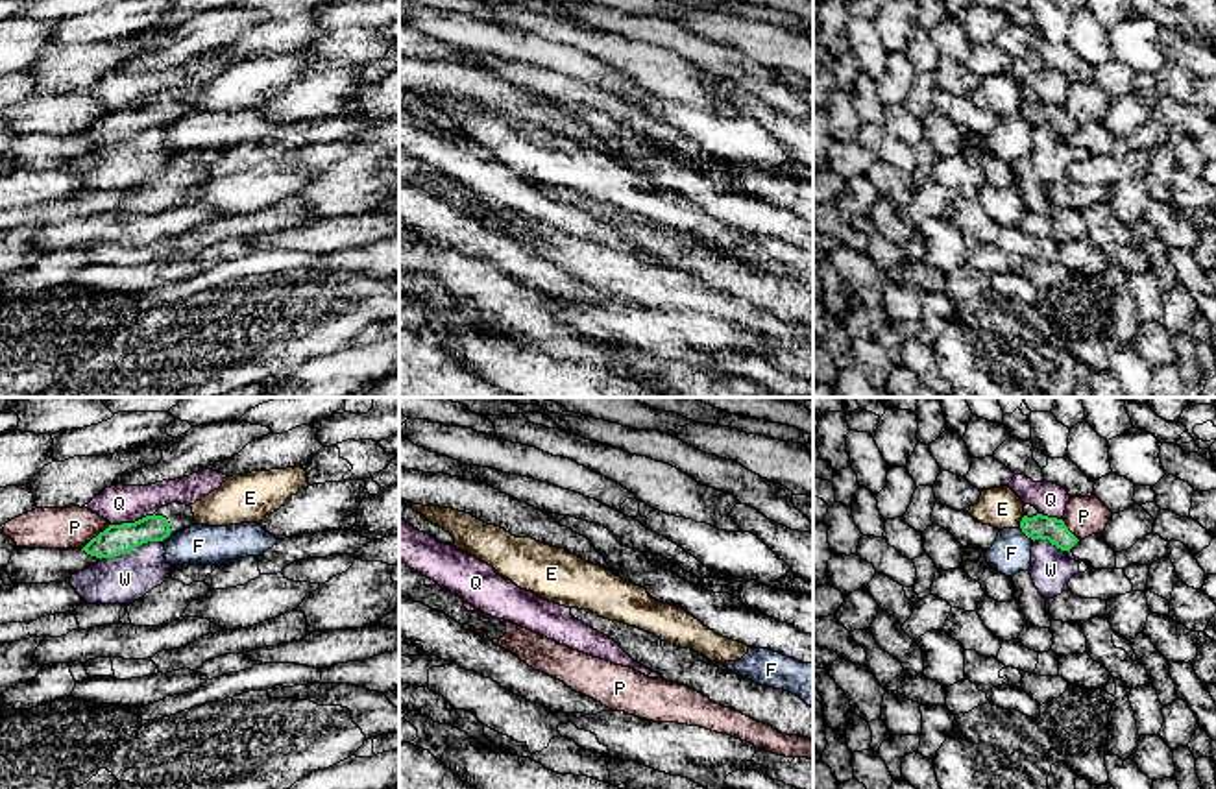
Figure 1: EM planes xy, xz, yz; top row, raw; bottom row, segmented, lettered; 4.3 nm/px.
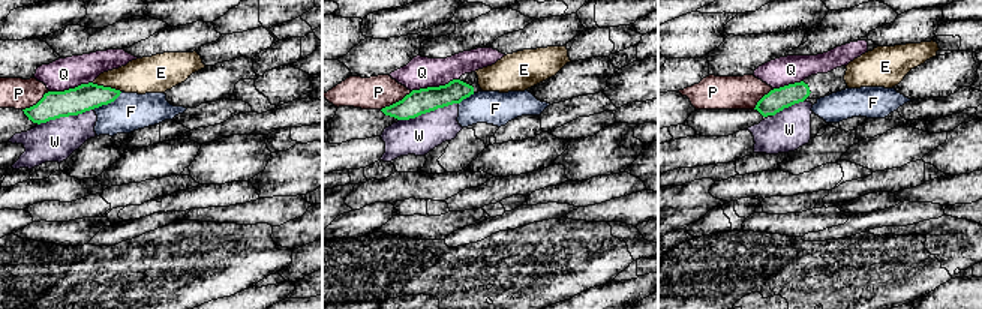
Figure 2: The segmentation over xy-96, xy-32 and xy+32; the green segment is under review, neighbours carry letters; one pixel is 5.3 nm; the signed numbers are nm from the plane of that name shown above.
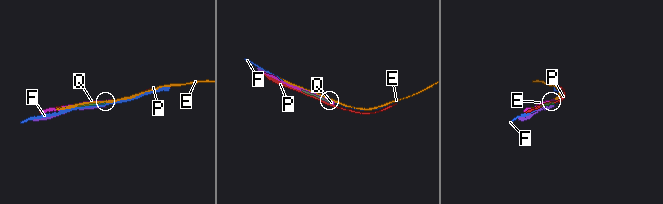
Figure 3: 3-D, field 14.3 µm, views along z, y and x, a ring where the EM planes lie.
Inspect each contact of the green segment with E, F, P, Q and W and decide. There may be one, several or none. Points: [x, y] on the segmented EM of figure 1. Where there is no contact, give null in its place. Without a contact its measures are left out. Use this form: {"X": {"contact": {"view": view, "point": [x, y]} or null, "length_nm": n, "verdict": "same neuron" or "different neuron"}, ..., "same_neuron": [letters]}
{"E": {"contact": {"view": "yz", "point": [1021, 521]}, "length_nm": 50, "verdict": "different neuron"}, "F": {"contact": {"view": "yz", "point": [1026, 534]}, "length_nm": 90, "verdict": "different neuron"}, "P": {"contact": {"view": "xy", "point": [97, 536]}, "length_nm": 170, "verdict": "different neuron"}, "Q": {"contact": {"view": "xy", "point": [132, 523]}, "length_nm": 200, "verdict": "different neuron"}, "W": {"contact": {"view": "xy", "point": [133, 547]}, "length_nm": 260, "verdict": "different neuron"}, "same_neuron": []}

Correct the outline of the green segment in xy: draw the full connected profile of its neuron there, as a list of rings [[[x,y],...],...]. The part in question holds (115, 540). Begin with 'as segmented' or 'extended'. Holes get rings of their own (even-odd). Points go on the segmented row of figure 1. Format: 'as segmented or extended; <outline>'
extended; [[[172,503],[161,506],[153,516],[146,516],[135,523],[109,525],[81,551],[96,558],[115,558],[142,543],[163,541],[164,538],[194,525],[196,521],[192,508],[187,504]]]

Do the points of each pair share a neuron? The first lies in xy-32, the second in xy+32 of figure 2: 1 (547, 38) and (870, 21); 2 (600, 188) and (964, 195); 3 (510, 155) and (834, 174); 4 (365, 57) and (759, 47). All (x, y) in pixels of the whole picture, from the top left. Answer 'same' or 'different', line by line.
1: different
2: same
3: different
4: same

